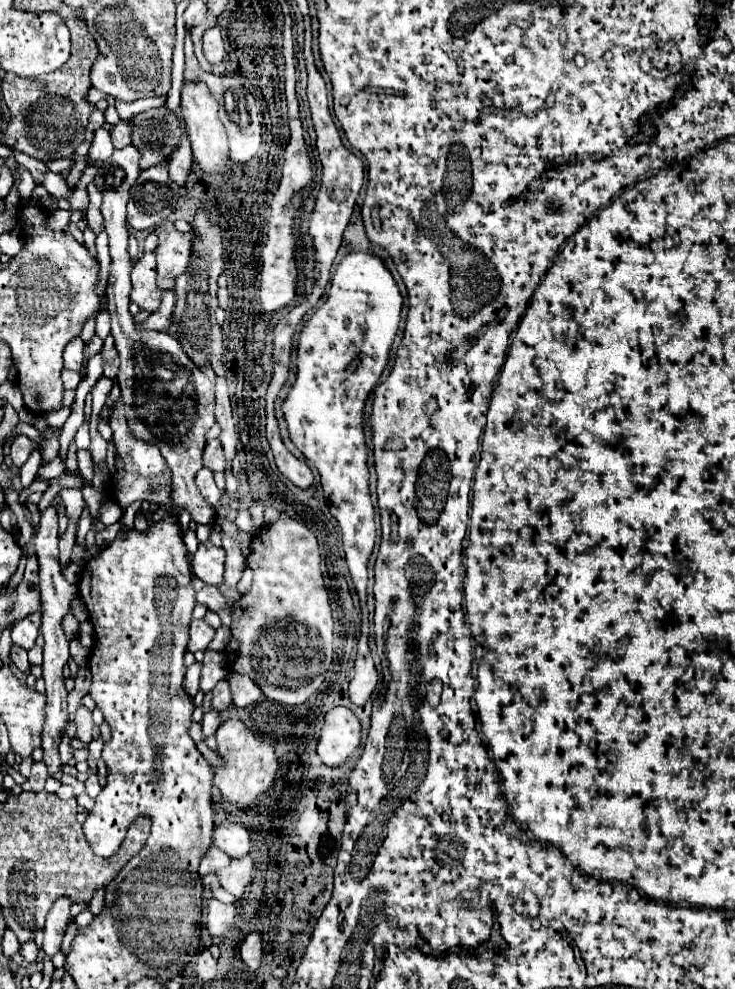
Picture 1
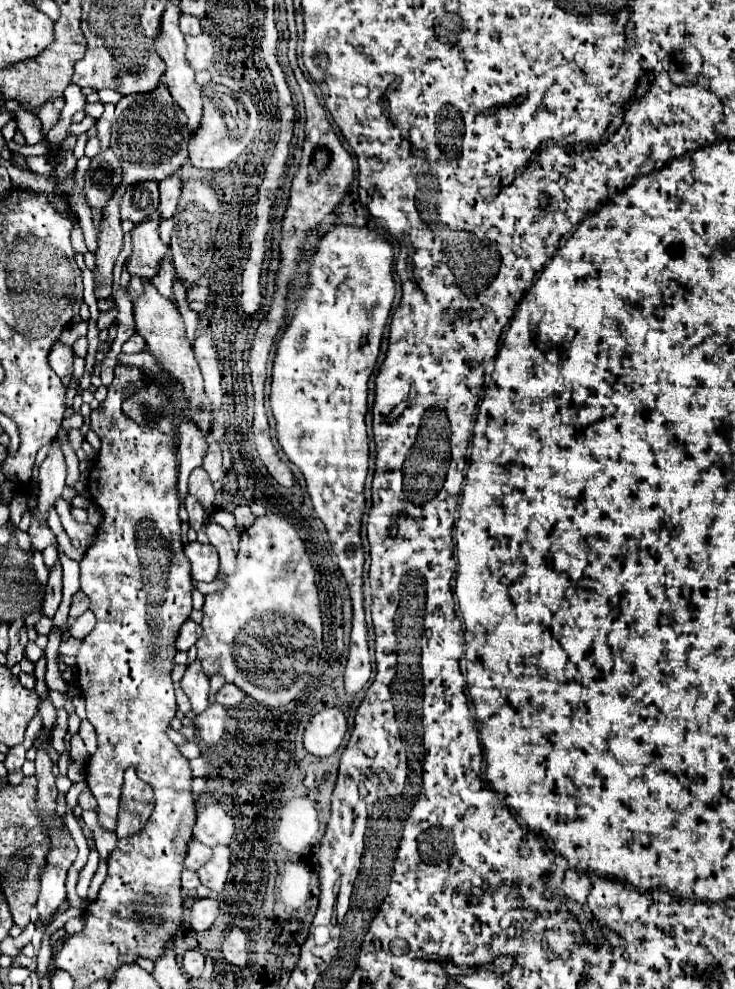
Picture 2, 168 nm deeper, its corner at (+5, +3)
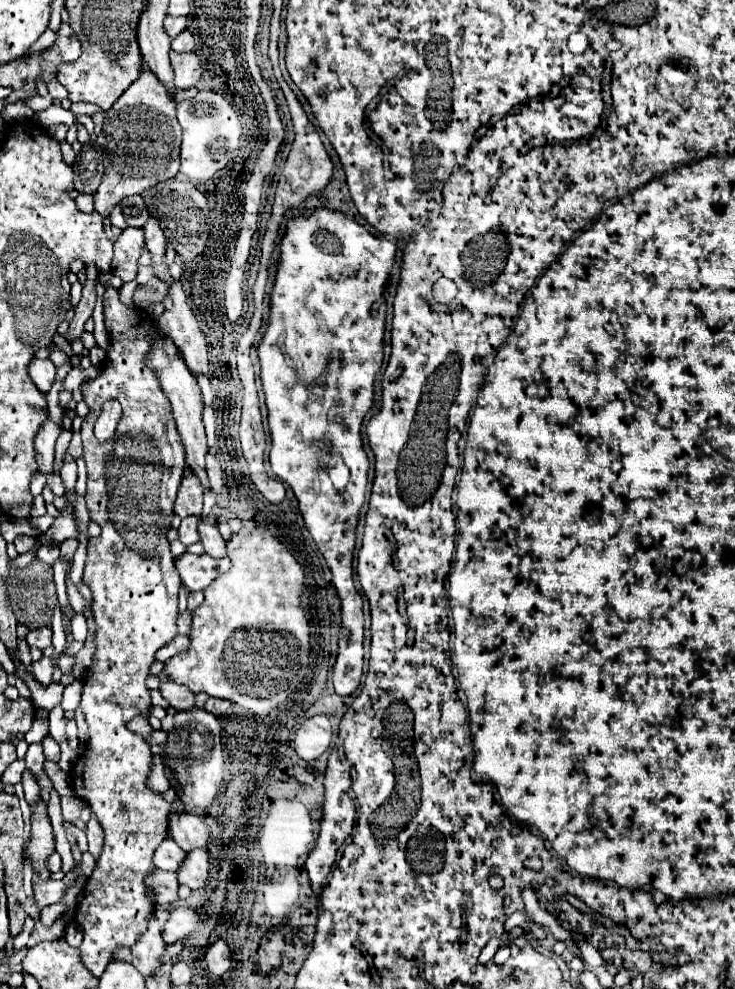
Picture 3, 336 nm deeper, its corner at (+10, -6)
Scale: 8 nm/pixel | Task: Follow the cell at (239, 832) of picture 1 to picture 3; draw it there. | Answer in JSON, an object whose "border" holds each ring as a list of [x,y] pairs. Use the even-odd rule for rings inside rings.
{"border":[[[174,813],[170,817],[170,837],[184,849],[206,849],[210,841],[210,827],[202,815]]]}

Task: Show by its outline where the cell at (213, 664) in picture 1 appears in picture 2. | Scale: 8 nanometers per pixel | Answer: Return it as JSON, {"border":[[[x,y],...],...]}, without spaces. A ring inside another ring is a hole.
{"border":[[[195,660],[193,664],[187,666],[185,676],[181,678],[181,688],[185,690],[185,694],[189,696],[191,702],[191,710],[195,714],[201,714],[209,702],[207,702],[207,694],[209,694],[209,678],[205,676],[199,660]]]}

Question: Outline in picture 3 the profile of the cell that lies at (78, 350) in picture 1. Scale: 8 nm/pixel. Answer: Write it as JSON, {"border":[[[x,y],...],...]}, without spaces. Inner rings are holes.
{"border":[[[34,359],[32,365],[28,367],[28,373],[30,373],[32,381],[36,383],[36,387],[42,393],[48,393],[56,379],[56,365],[50,359]]]}

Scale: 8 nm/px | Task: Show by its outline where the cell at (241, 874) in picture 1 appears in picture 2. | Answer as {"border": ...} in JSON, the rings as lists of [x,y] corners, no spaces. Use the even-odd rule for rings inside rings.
{"border":[[[215,846],[211,860],[197,870],[201,884],[213,892],[221,892],[227,884],[227,874],[231,868],[231,850],[229,846]]]}

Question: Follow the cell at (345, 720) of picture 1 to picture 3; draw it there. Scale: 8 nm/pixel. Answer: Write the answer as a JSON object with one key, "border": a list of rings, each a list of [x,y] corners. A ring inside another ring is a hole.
{"border":[[[316,715],[306,719],[296,737],[294,737],[294,749],[300,759],[304,761],[314,761],[318,759],[332,741],[332,723],[326,715]]]}

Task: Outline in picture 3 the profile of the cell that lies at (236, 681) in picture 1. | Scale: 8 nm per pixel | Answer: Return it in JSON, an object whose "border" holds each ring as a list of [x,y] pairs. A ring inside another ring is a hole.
{"border":[[[210,697],[208,701],[206,701],[206,705],[204,705],[204,709],[206,711],[210,711],[210,713],[214,713],[216,717],[222,717],[226,715],[226,711],[230,709],[230,701],[226,701],[226,699],[216,699],[216,697]]]}

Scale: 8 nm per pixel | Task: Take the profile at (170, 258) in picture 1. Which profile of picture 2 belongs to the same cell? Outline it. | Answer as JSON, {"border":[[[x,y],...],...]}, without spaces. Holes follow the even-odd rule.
{"border":[[[159,220],[139,222],[133,232],[133,252],[127,262],[127,272],[131,276],[153,278],[161,258],[167,254],[167,246],[159,240]]]}

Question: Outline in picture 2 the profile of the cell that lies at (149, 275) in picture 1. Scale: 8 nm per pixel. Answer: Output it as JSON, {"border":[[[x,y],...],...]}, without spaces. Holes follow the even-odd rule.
{"border":[[[143,280],[145,284],[145,292],[135,300],[135,326],[137,326],[137,334],[141,334],[147,342],[149,352],[161,362],[163,370],[183,388],[185,400],[189,404],[189,418],[197,424],[197,428],[207,434],[209,432],[209,424],[211,424],[211,402],[207,400],[207,394],[203,390],[203,378],[201,378],[201,370],[197,366],[197,360],[193,356],[191,344],[185,336],[185,324],[183,318],[179,314],[179,310],[175,308],[173,300],[163,298],[147,280]]]}

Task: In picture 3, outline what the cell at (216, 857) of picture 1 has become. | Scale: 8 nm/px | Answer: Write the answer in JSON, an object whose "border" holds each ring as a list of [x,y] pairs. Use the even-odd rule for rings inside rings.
{"border":[[[170,837],[156,849],[156,867],[158,869],[168,869],[168,871],[176,871],[176,867],[180,867],[186,861],[184,849],[180,849]]]}

